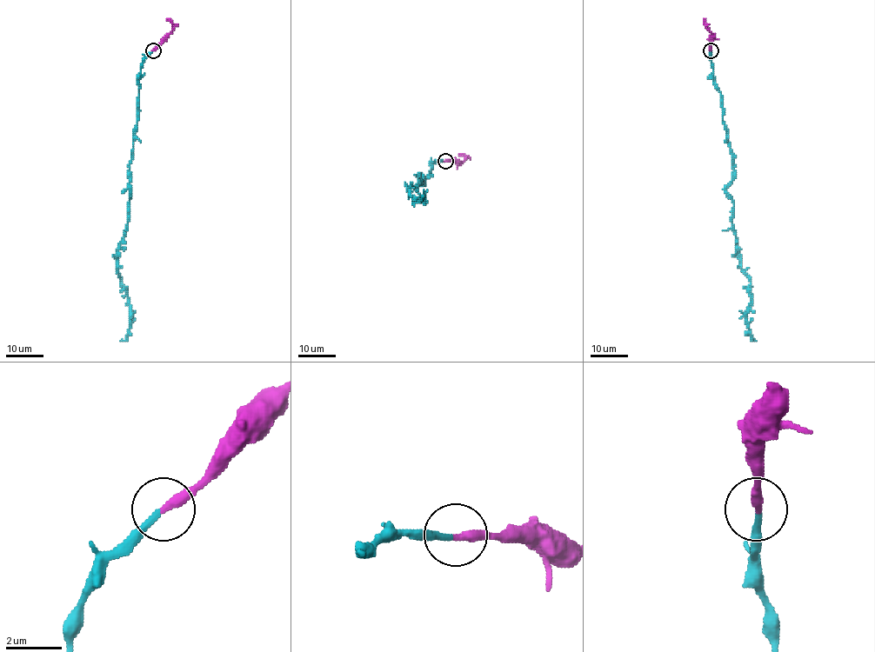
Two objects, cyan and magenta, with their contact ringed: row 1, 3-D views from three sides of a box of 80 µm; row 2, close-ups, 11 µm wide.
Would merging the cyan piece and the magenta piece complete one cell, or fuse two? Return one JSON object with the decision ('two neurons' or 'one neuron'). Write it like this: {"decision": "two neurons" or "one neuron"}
{"decision": "one neuron"}

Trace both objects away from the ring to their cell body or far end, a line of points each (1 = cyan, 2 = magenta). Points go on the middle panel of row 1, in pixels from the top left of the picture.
1: (444, 161), (432, 162), (424, 182), (422, 175), (421, 183), (410, 189), (413, 200), (422, 196), (411, 205)
2: (445, 161), (462, 162), (465, 157), (459, 154)

